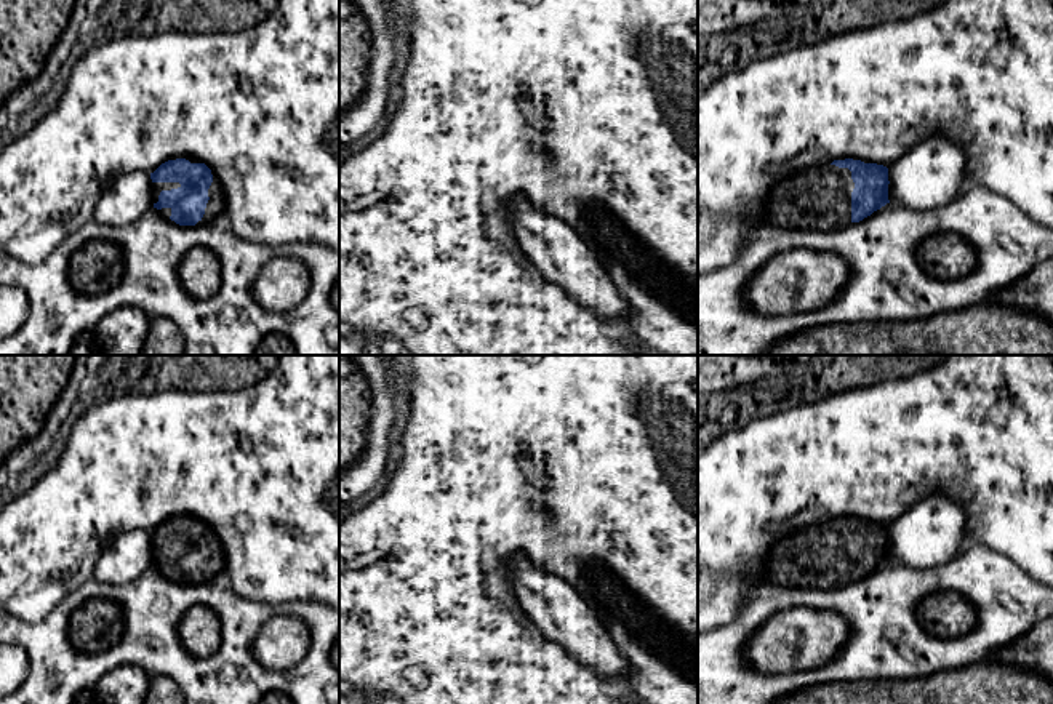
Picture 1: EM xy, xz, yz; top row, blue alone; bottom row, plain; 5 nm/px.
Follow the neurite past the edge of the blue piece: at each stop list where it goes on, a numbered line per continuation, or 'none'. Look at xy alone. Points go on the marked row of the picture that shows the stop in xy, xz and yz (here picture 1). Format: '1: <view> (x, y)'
1: xy (157, 188)

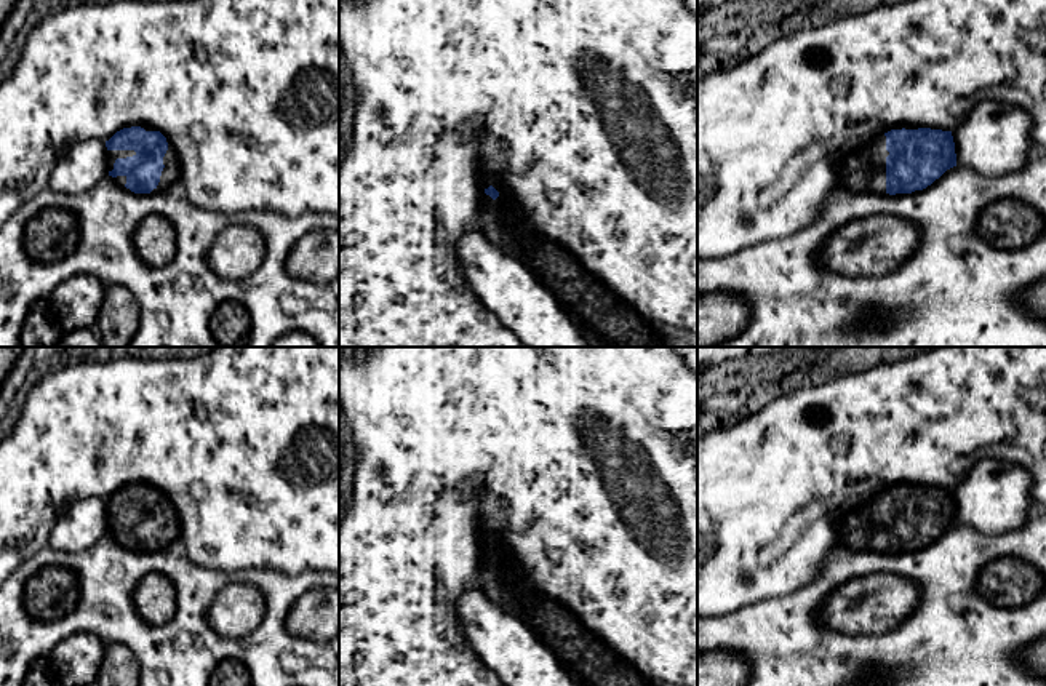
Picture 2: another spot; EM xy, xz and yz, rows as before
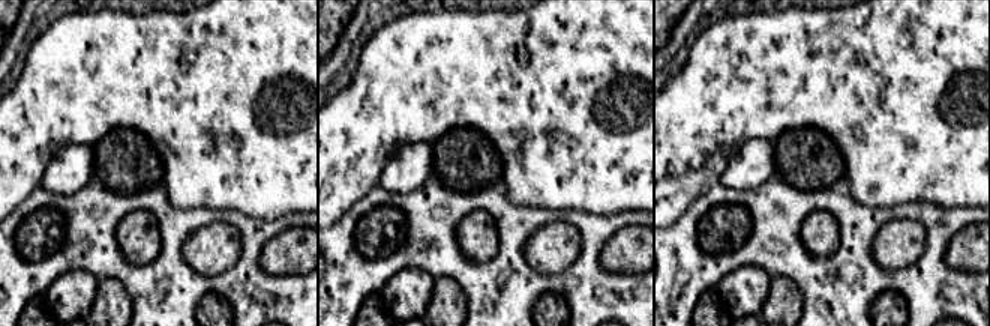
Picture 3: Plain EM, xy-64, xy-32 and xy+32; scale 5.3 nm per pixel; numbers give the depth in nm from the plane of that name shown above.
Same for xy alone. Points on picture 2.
1: xy (112, 155)

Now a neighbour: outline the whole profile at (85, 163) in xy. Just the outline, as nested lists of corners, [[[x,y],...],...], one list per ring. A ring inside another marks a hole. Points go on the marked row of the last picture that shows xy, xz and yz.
[[[86,139],[74,144],[50,173],[48,187],[62,193],[91,190],[109,176],[109,158],[104,141]]]

